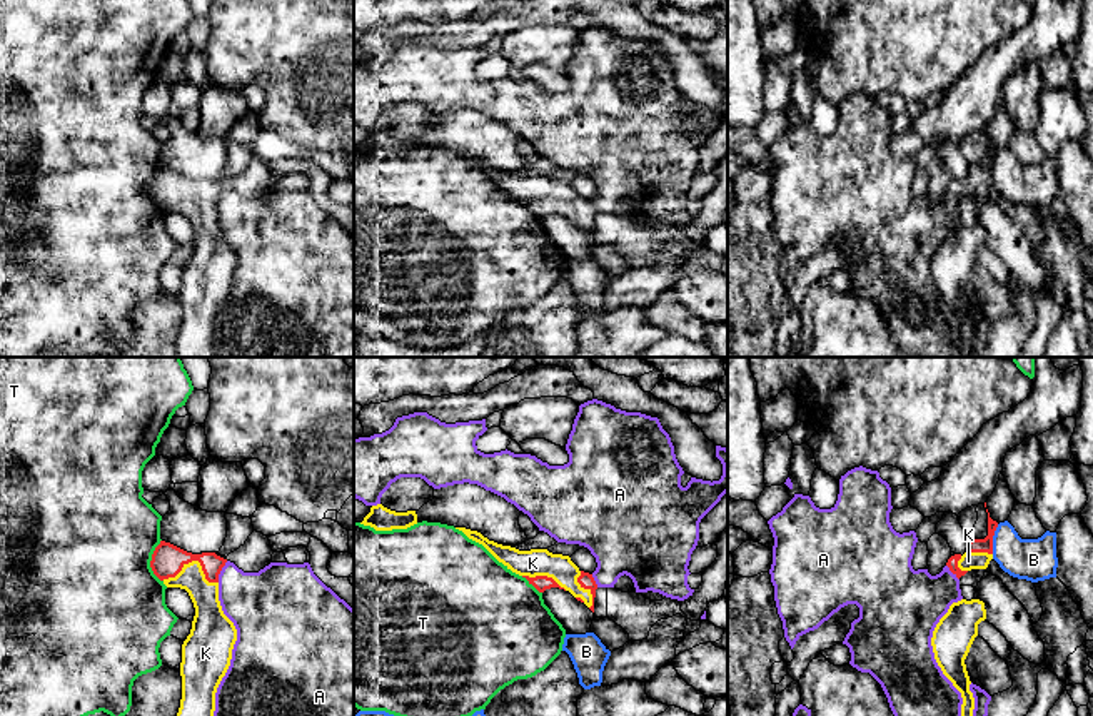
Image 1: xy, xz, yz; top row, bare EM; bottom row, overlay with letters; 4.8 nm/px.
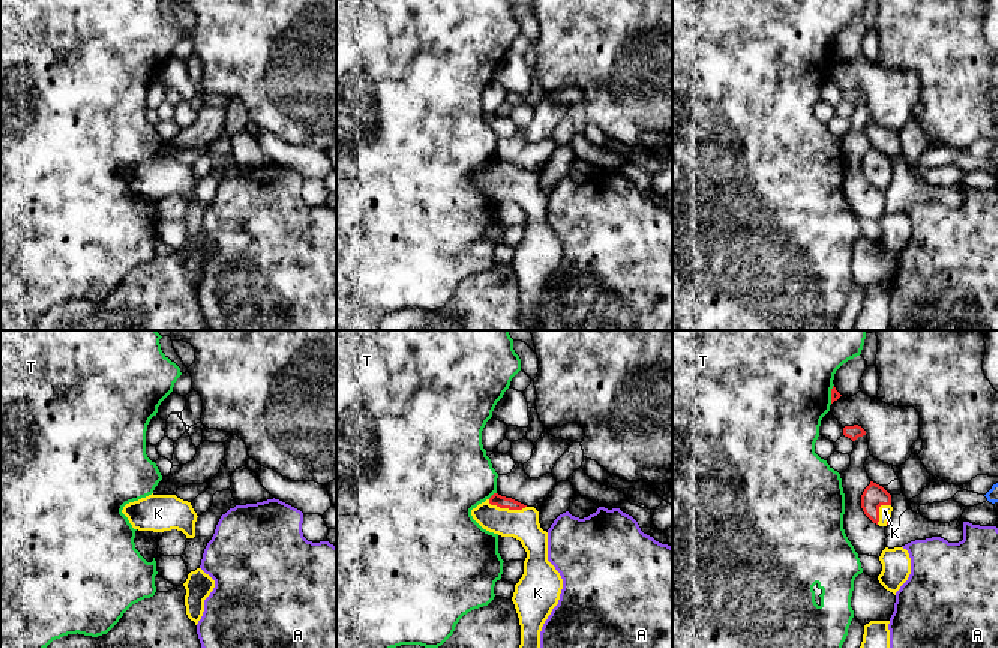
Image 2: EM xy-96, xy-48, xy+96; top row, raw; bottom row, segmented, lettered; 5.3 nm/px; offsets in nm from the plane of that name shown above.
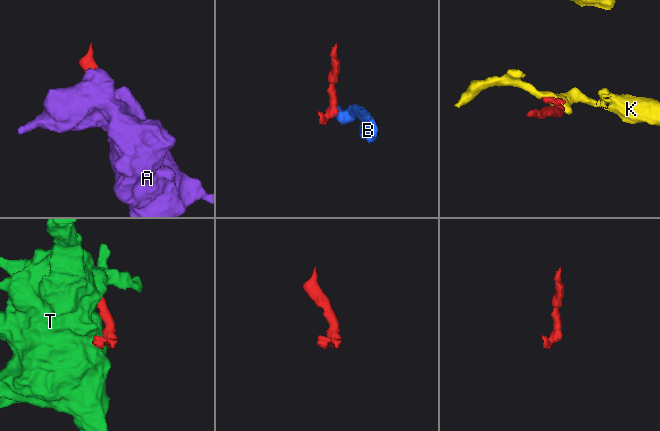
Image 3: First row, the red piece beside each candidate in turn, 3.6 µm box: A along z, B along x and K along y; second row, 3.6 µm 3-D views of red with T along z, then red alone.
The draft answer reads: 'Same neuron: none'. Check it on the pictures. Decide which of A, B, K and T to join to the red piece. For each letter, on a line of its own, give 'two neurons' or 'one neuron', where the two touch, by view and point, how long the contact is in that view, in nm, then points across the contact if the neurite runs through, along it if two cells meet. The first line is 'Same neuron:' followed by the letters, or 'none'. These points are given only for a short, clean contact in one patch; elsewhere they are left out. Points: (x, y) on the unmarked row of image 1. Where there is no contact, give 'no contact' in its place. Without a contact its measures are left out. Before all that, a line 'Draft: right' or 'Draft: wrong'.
Draft: wrong
Same neuron: K
A: two neurons; meets red in xy at (221, 196); contact 120 nm long; border along xy (227, 187), (217, 207)
B: two neurons; meets red in yz at (992, 166); contact 150 nm long; border along yz (998, 151), (993, 161), (992, 179)
K: one neuron; meets red in xy at (194, 186); contact 280 nm long; runs through xy (167, 186), (194, 186), (204, 221)
T: two neurons; meets red in xy at (151, 187); contact 200 nm long

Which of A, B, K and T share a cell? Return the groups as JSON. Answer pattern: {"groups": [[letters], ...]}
{"groups": [["A"], ["B"], ["K"], ["T"]]}

